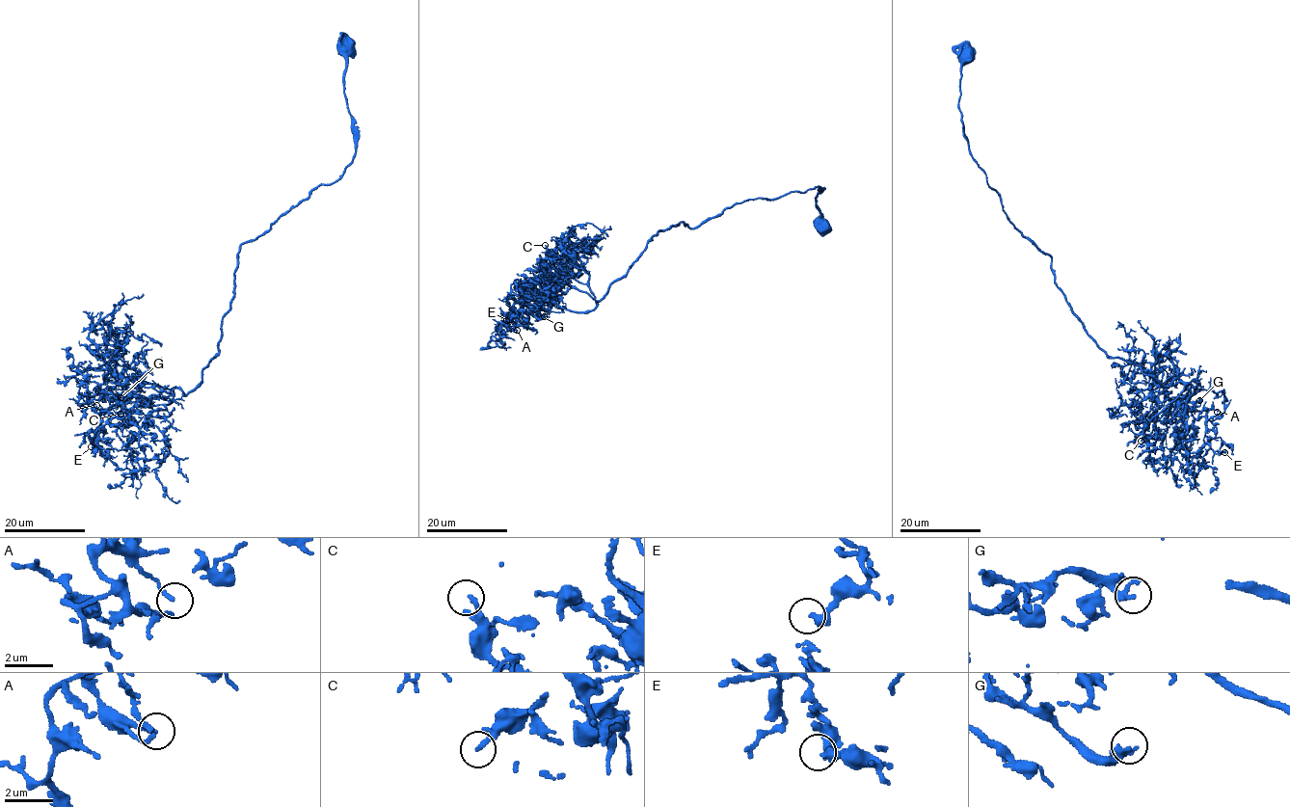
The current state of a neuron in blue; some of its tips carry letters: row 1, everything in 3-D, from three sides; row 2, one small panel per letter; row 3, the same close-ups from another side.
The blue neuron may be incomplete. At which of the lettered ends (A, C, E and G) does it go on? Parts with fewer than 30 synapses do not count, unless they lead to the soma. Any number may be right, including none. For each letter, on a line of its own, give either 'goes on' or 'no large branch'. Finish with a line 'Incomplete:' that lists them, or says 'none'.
A: no large branch
C: no large branch
E: no large branch
G: no large branch
Incomplete: none

